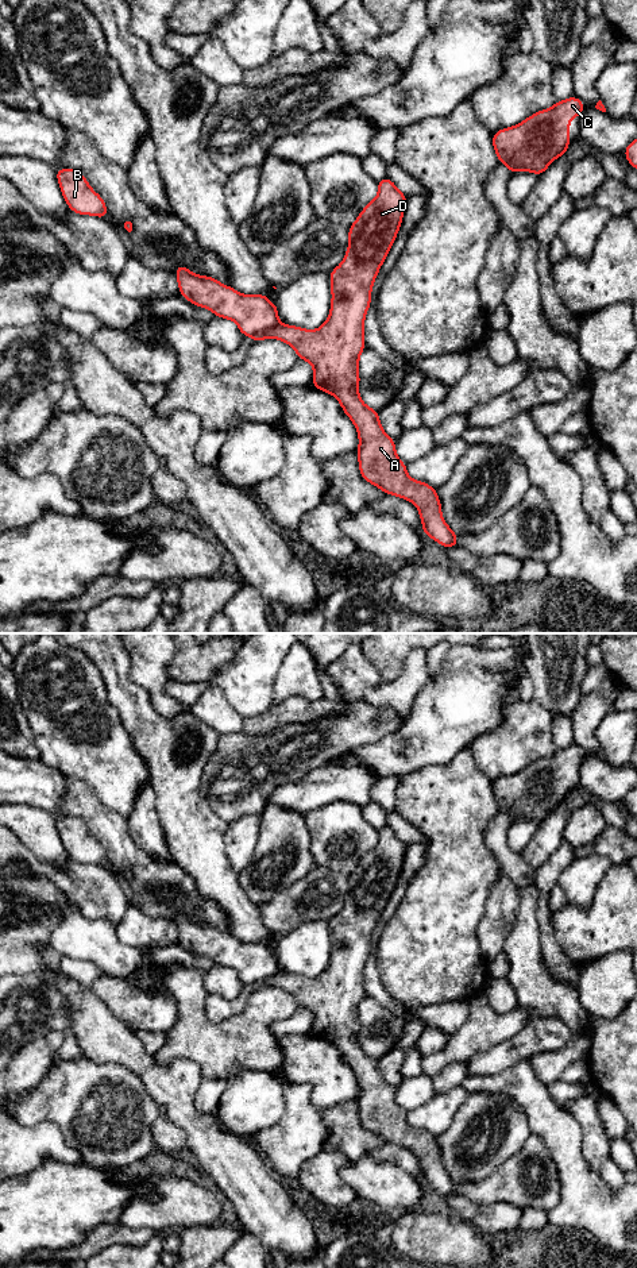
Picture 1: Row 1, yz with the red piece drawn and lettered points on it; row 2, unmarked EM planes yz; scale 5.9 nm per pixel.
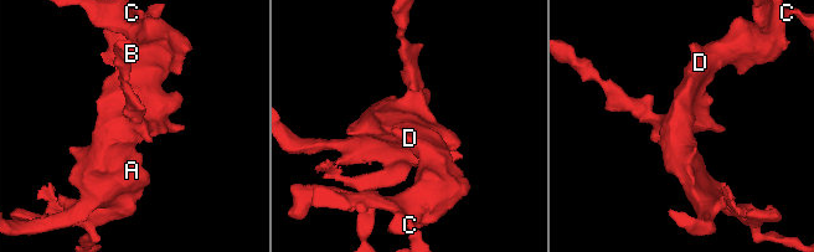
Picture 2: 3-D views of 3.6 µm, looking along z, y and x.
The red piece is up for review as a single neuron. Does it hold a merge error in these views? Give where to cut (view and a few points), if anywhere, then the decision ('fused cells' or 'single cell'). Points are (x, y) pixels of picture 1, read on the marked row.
cut yz (280, 323), (253, 336); fused cells

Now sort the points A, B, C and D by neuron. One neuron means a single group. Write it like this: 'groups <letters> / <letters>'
groups A C D / B

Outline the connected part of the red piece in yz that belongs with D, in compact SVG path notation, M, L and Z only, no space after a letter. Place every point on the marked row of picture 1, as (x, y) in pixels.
M390 178L378 181L378 196L368 203L348 228L350 243L343 262L329 271L331 312L327 321L317 329L277 324L252 336L254 343L262 339L279 339L292 346L298 359L313 366L312 386L337 398L343 412L352 420L359 436L360 475L364 481L379 487L385 494L397 496L413 502L422 521L422 532L445 548L459 547L458 535L447 525L441 514L437 490L431 485L414 481L408 475L406 465L397 456L395 440L389 438L379 420L378 411L367 406L359 397L359 356L366 348L364 317L370 309L371 289L378 271L399 231L408 196L401 193Z

